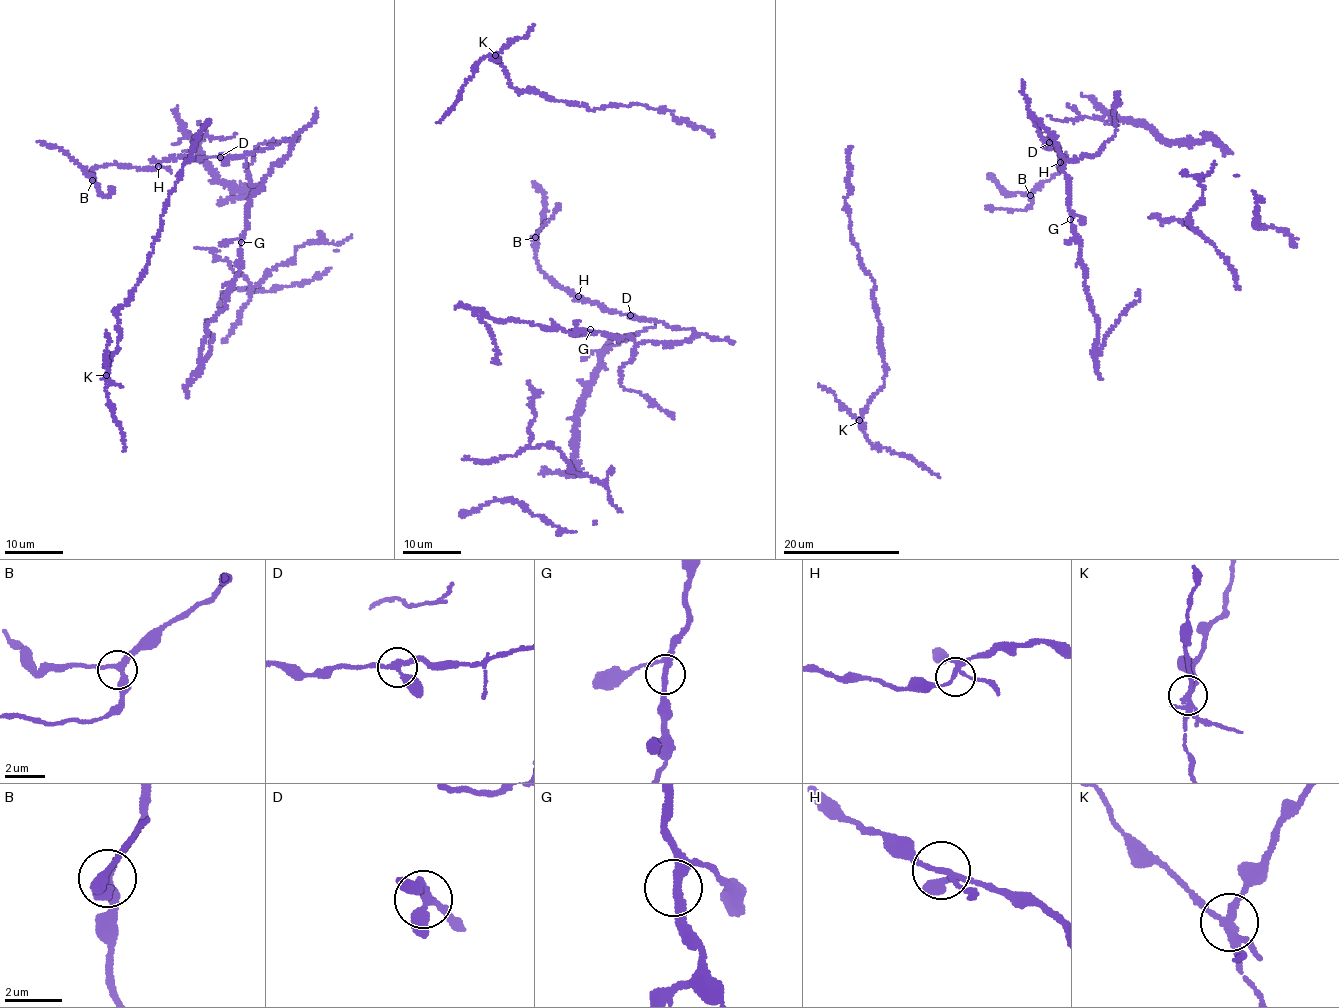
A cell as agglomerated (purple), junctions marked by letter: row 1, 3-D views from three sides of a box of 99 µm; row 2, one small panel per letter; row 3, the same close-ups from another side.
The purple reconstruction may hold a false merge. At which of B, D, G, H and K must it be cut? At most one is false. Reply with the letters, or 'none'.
K

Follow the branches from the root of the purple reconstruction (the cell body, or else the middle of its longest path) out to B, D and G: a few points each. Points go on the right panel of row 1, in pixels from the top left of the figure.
B: (1060, 160), (1060, 168), (1064, 167), (1030, 195)
D: (1060, 160), (1056, 152), (1058, 148), (1049, 142)
G: (1060, 160), (1056, 152), (1058, 148), (1040, 137), (1038, 126), (1031, 116), (1052, 135), (1062, 158), (1070, 219)

